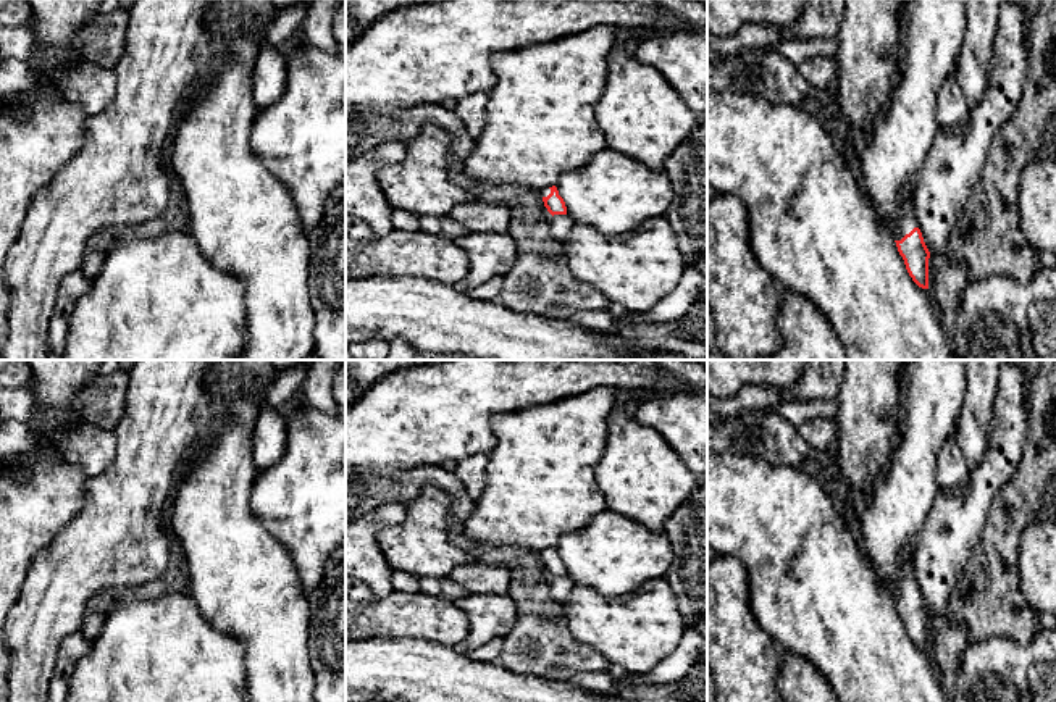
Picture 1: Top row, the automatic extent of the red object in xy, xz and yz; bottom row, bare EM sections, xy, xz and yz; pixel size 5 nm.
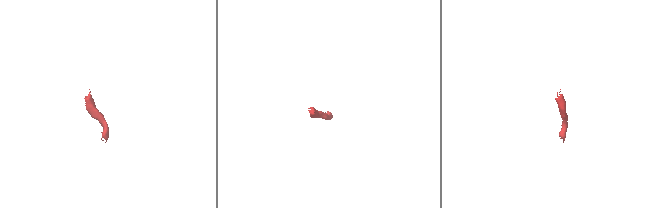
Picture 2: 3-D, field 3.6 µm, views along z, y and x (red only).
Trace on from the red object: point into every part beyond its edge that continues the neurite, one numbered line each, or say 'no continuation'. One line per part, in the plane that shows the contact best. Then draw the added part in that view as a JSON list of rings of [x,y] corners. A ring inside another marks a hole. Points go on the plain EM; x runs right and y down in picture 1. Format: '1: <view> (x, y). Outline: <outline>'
1: yz (906, 583). Outline: [[[901,554],[898,557],[898,571],[895,578],[896,578],[895,602],[901,602],[914,589],[919,589],[917,579],[914,576],[912,558],[907,554]]]

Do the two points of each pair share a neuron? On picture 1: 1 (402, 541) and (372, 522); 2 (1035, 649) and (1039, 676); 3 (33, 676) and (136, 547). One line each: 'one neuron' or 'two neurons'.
1: two neurons
2: two neurons
3: one neuron

